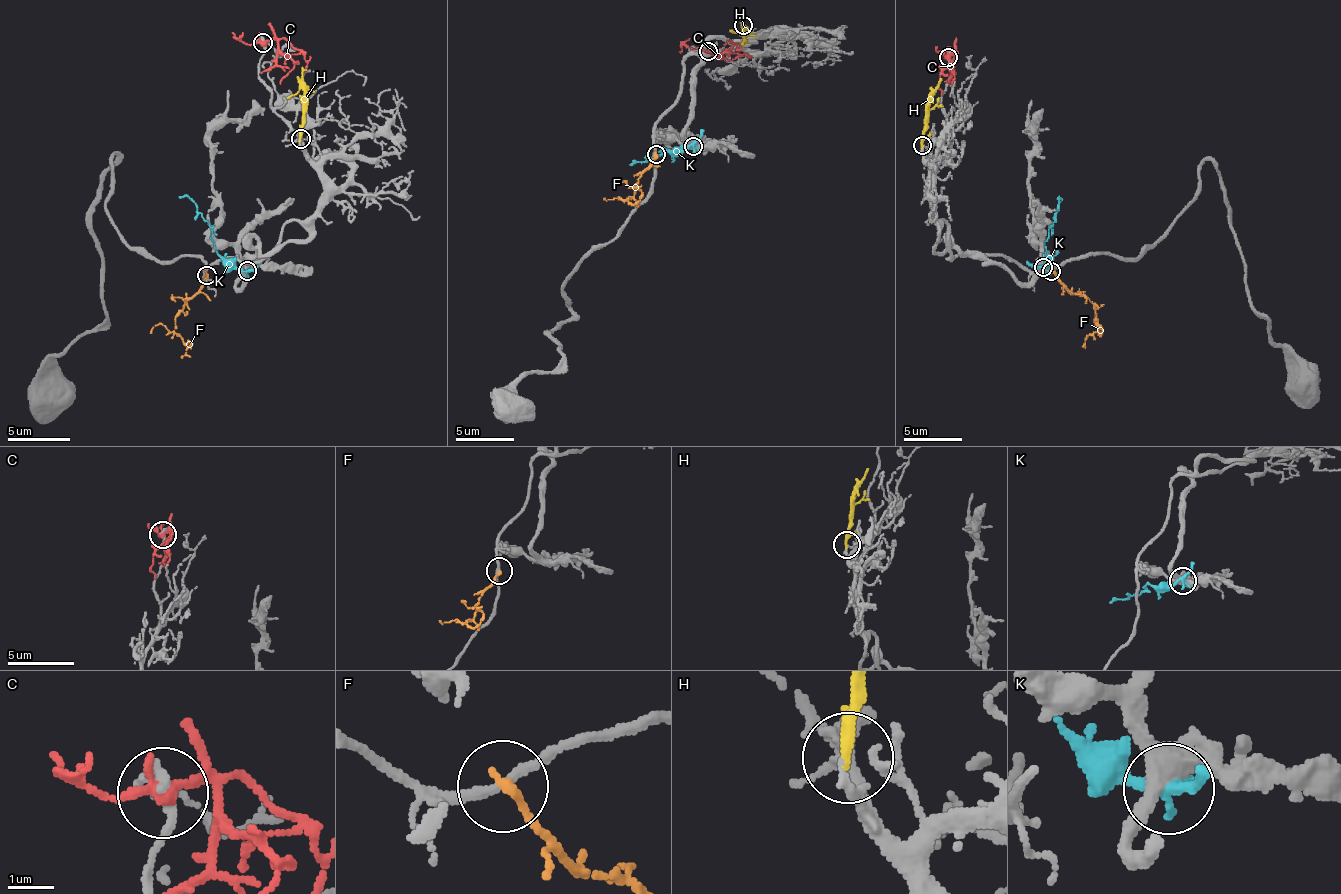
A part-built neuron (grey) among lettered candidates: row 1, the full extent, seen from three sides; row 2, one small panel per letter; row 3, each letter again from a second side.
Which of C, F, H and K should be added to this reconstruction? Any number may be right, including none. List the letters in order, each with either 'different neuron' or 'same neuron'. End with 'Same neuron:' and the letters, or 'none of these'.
C: different neuron
F: different neuron
H: same neuron
K: different neuron
Same neuron: H

